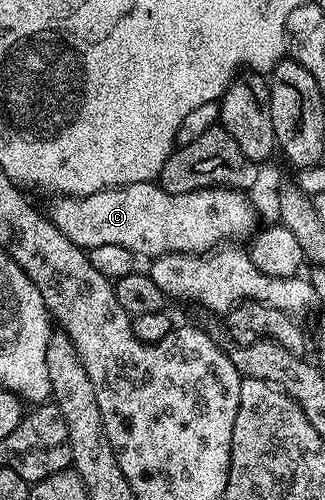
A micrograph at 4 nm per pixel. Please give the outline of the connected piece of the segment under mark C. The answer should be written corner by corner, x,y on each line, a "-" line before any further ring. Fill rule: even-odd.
137,182
83,198
51,197
48,217
72,244
87,252
100,248
100,244
120,244
136,256
204,254
231,240
246,240
253,235
254,210
246,197
243,191
225,188
173,194
154,182

